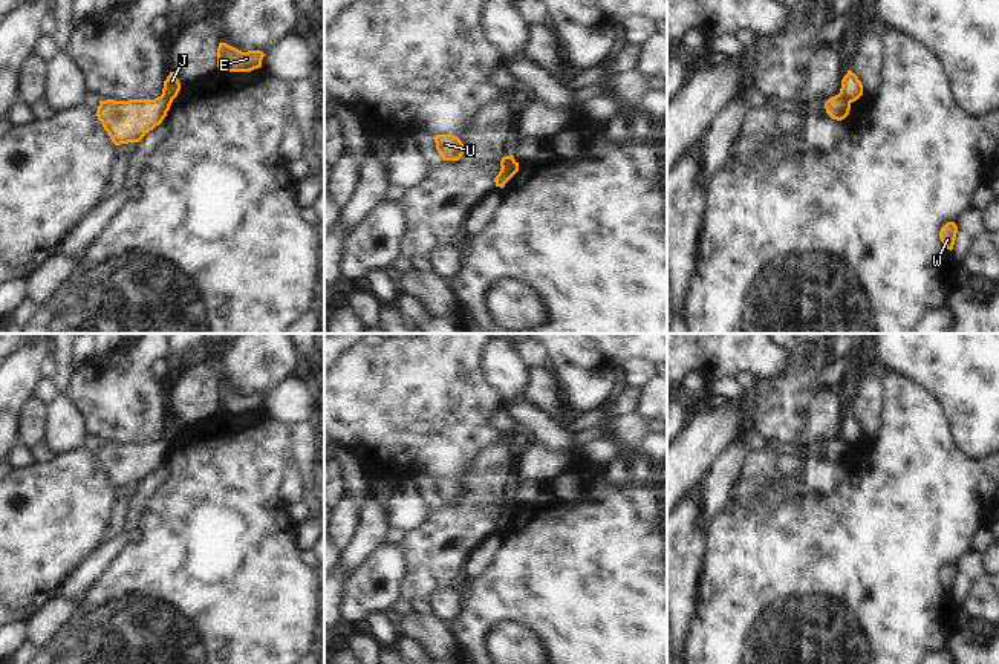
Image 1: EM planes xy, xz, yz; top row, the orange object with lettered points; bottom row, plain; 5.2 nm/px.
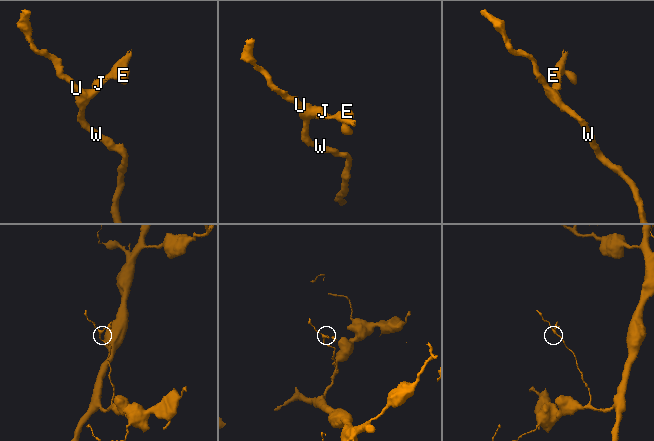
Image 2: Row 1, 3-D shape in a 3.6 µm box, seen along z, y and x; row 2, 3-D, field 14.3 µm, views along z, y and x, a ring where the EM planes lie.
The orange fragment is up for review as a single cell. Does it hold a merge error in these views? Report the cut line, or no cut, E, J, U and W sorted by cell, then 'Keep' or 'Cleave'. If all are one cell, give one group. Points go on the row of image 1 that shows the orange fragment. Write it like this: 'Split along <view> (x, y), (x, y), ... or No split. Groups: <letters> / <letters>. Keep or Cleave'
Split along yz (839, 94), (849, 103). Groups: E J / U W. Cleave

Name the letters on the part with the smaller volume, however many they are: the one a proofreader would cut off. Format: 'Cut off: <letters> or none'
Cut off: E, J

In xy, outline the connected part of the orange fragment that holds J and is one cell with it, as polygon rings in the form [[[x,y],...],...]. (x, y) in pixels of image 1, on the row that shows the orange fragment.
[[[170,72],[167,80],[164,81],[162,96],[173,101],[181,90],[181,83],[174,72]]]

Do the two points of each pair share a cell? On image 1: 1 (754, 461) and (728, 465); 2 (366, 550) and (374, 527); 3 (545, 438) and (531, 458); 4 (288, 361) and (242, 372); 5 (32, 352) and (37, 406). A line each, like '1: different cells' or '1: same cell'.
1: different cells
2: same cell
3: different cells
4: same cell
5: different cells

